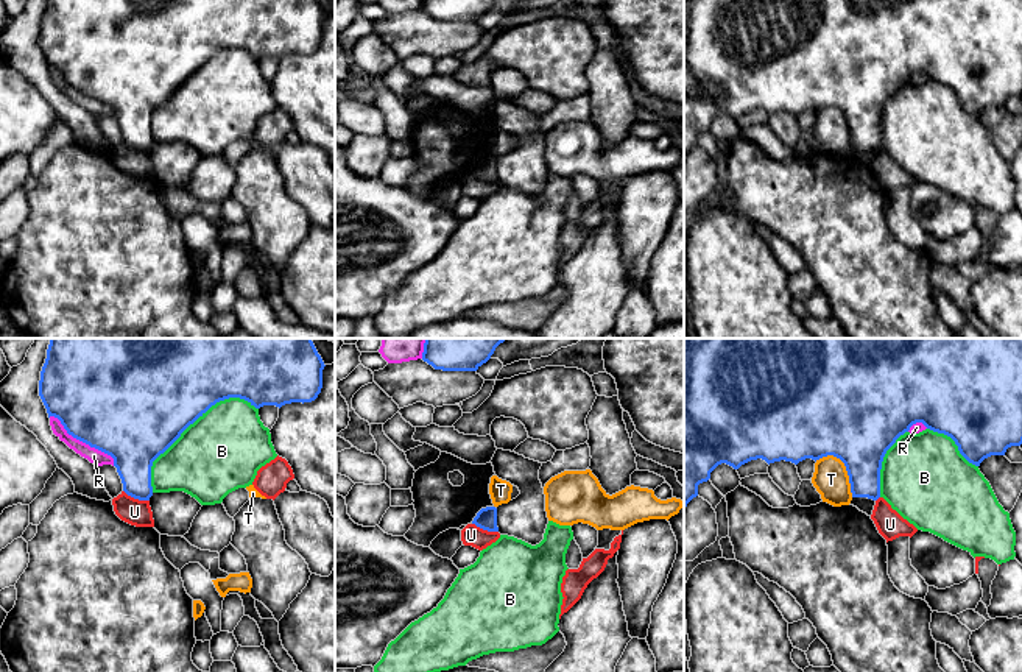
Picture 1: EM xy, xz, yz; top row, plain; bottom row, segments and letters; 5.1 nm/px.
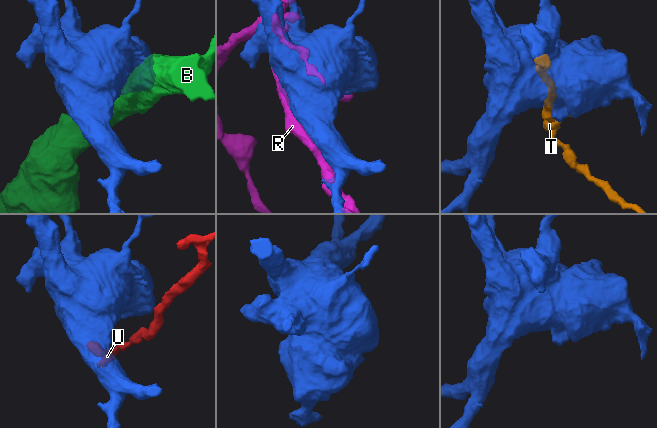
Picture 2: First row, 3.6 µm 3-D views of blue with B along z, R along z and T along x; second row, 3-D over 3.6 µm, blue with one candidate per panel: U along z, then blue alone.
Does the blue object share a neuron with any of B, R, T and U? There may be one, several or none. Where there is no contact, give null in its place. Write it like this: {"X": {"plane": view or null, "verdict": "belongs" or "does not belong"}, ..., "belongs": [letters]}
{"B": {"plane": "xy", "verdict": "does not belong"}, "R": {"plane": "xy", "verdict": "does not belong"}, "T": {"plane": "yz", "verdict": "does not belong"}, "U": {"plane": "xy", "verdict": "does not belong"}, "belongs": []}

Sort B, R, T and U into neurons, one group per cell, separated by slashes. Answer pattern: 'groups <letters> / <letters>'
groups B / R / T / U

